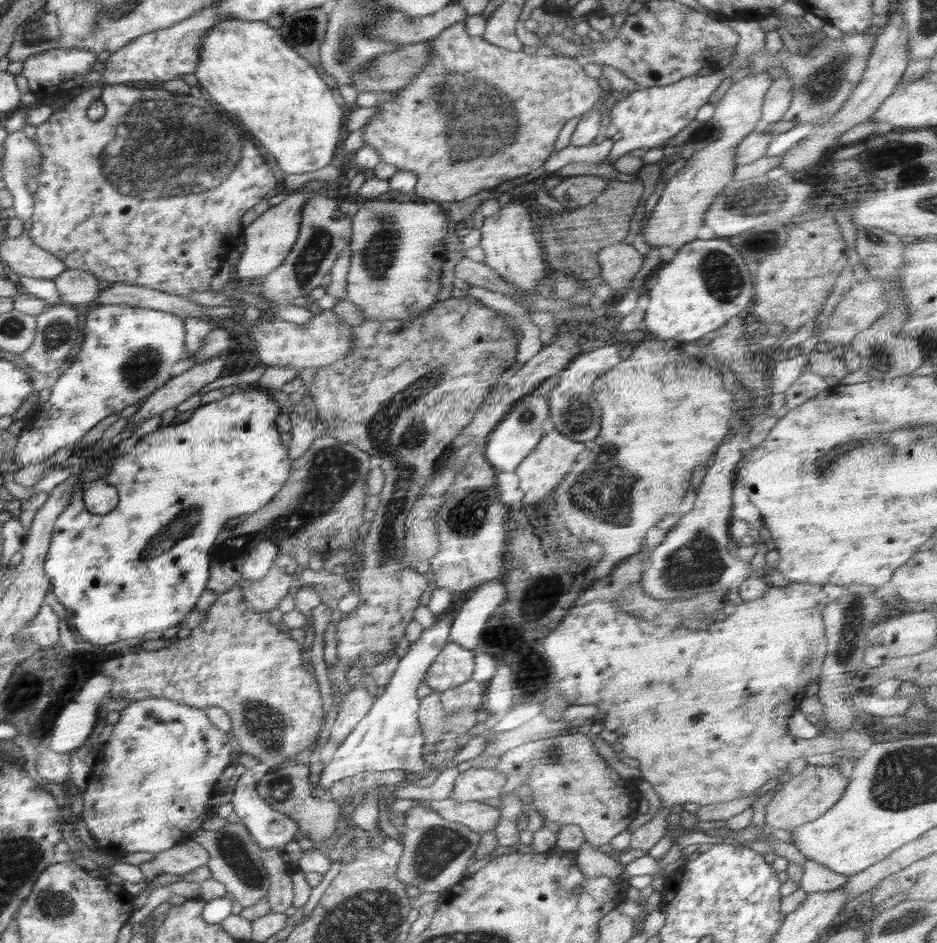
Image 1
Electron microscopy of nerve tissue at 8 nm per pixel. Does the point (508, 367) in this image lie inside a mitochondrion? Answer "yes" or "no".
no

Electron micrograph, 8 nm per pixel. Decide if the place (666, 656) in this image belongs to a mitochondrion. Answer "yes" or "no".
no

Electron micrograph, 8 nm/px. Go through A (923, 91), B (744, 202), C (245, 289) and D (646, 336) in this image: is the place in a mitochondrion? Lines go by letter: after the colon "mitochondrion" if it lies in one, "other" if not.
A: other
B: mitochondrion
C: other
D: other

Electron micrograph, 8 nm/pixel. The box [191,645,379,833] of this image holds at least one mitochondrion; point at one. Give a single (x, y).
(264, 721)

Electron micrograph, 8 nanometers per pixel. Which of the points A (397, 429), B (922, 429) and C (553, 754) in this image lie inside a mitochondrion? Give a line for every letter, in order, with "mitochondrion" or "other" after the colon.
A: mitochondrion
B: mitochondrion
C: mitochondrion

